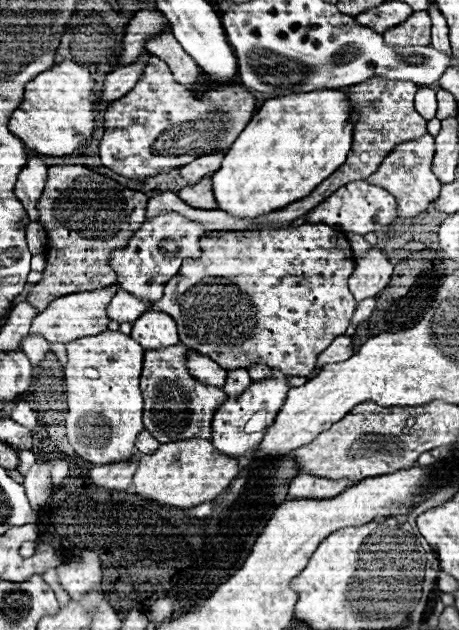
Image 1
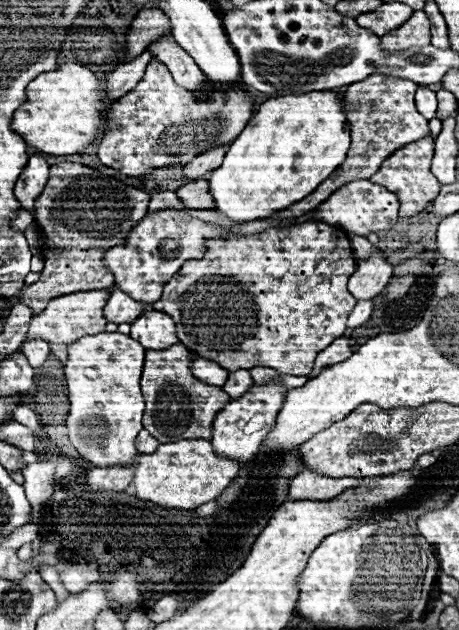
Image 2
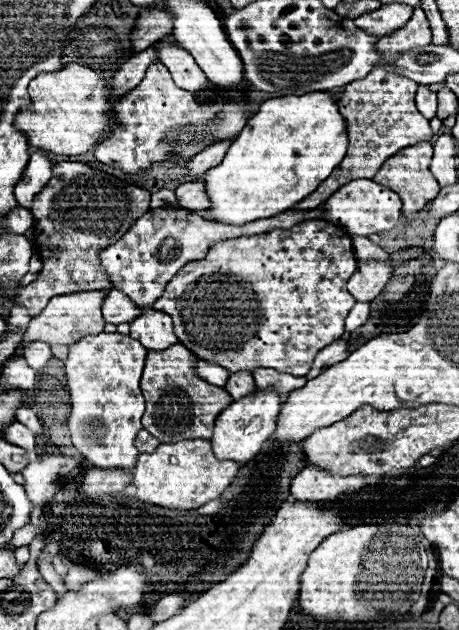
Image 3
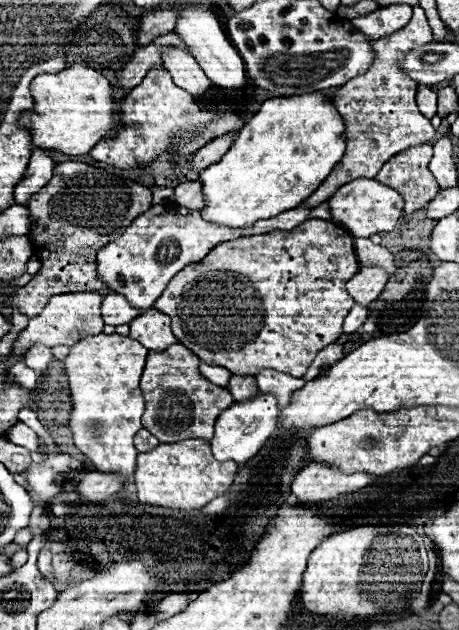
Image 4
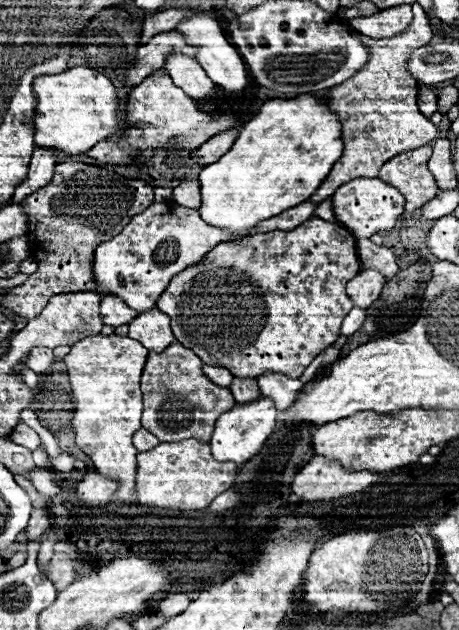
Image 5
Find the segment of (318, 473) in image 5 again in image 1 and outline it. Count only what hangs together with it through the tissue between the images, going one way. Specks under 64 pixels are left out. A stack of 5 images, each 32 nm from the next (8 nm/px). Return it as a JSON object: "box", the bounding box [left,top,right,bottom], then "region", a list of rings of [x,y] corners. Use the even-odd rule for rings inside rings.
{"box":[290,474,354,498],"region":[[[298,474],[290,484],[290,498],[332,498],[332,494],[340,494],[354,482],[350,480],[328,480],[312,474]]]}

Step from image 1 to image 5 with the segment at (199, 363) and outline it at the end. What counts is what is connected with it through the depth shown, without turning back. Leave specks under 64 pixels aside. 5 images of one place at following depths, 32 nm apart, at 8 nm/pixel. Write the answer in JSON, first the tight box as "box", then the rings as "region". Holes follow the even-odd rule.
{"box":[202,364,232,388],"region":[[[202,364],[202,372],[214,382],[214,384],[218,384],[218,386],[224,386],[224,388],[228,388],[230,386],[230,382],[232,382],[232,374],[228,374],[228,370],[224,370],[222,366],[208,366],[208,364]]]}

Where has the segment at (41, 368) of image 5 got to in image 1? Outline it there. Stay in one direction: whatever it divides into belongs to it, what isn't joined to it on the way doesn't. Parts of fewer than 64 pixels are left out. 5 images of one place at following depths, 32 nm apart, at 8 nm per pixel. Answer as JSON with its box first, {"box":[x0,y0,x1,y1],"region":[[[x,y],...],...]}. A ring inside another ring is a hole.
{"box":[20,334,50,366],"region":[[[36,334],[24,336],[24,342],[20,346],[22,346],[24,354],[30,358],[32,366],[38,366],[44,360],[44,354],[50,350],[50,344],[44,338],[36,336]]]}

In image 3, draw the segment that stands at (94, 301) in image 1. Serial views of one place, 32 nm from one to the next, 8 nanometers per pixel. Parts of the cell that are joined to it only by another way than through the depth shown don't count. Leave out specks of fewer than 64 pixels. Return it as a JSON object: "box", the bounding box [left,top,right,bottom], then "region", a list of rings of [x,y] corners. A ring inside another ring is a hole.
{"box":[16,290,108,354],"region":[[[92,290],[92,292],[74,292],[74,294],[64,294],[64,296],[56,296],[48,302],[48,306],[30,320],[30,326],[24,334],[24,340],[20,344],[20,348],[16,350],[16,354],[22,352],[22,346],[28,342],[46,342],[46,344],[72,344],[84,336],[90,334],[100,334],[104,332],[104,318],[102,318],[102,310],[100,306],[104,304],[104,298],[108,296],[108,292],[102,290]]]}

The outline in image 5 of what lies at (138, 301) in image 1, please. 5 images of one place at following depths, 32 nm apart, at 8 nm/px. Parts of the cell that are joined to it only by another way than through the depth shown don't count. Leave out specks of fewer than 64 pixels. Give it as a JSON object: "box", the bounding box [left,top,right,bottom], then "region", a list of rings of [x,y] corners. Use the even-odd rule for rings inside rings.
{"box":[100,294,138,328],"region":[[[110,294],[110,296],[104,296],[104,298],[102,298],[100,316],[102,316],[102,322],[104,322],[104,324],[116,328],[116,326],[122,326],[122,324],[132,322],[132,318],[136,318],[138,312],[132,310],[122,298]]]}

